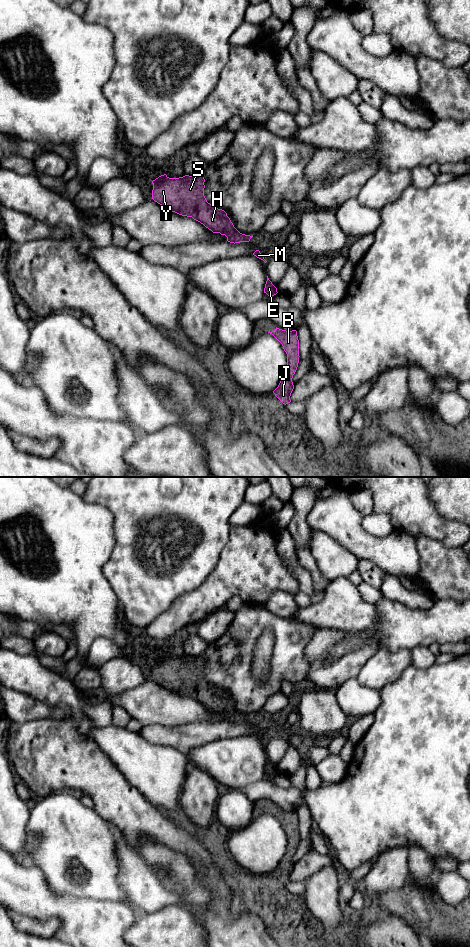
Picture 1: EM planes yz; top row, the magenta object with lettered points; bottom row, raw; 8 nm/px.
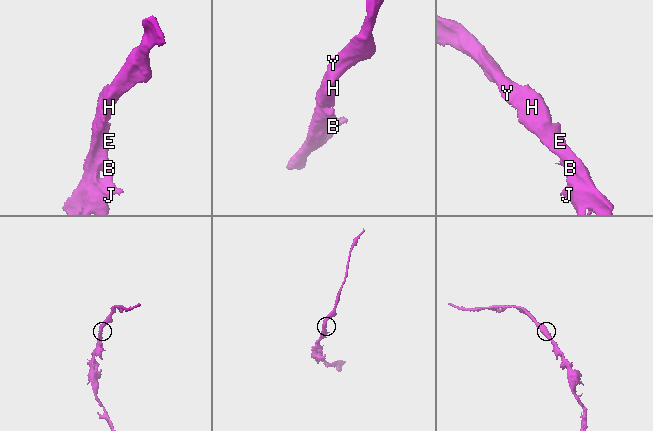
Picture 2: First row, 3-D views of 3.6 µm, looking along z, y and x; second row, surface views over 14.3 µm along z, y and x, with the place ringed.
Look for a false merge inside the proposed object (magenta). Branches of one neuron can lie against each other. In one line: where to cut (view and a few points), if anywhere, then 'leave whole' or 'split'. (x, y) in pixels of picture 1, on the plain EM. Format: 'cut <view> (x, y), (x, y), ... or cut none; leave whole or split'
cut none; leave whole

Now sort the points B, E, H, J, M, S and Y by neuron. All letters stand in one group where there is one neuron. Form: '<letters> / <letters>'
B E H J M S Y

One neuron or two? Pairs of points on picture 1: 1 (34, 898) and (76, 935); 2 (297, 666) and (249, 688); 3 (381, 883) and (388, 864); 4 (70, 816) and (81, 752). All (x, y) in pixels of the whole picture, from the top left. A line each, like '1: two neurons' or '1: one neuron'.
1: one neuron
2: one neuron
3: one neuron
4: two neurons

